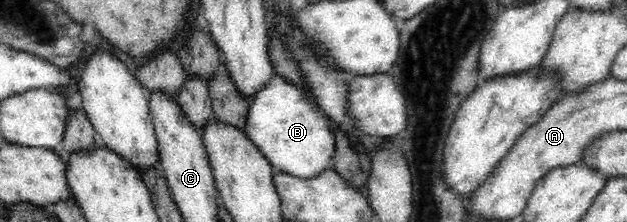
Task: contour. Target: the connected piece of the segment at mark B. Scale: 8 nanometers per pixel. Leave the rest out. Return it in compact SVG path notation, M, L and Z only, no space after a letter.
M274 76L249 100L247 117L247 137L277 172L307 178L317 176L319 172L331 167L331 158L335 154L335 134L328 118L297 85L287 84Z

